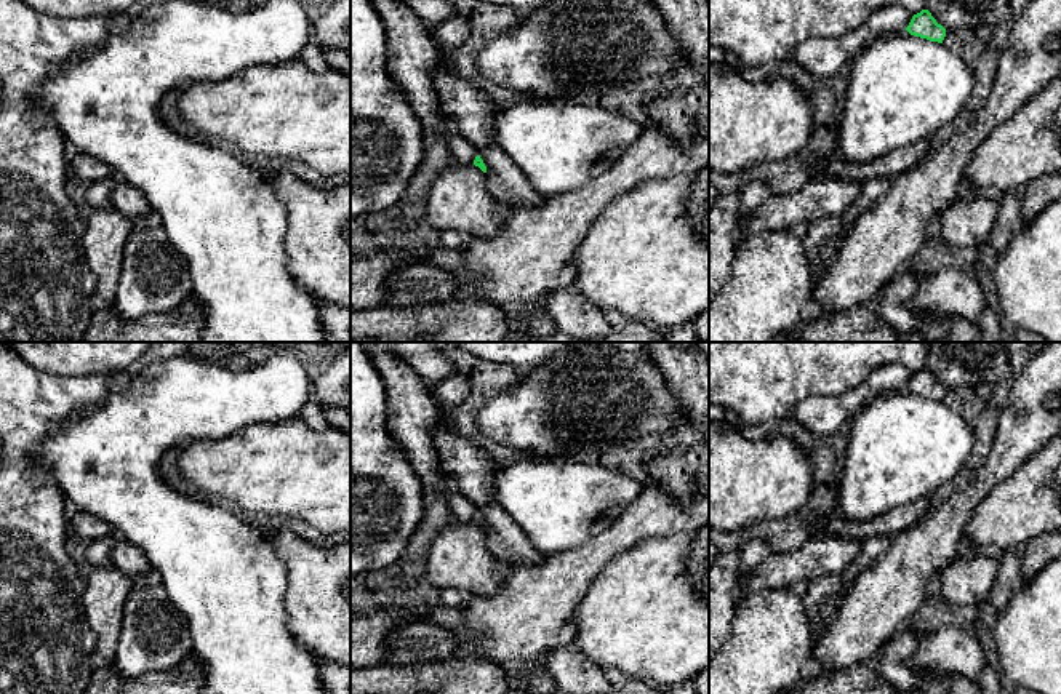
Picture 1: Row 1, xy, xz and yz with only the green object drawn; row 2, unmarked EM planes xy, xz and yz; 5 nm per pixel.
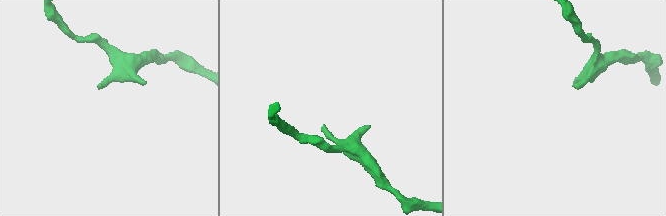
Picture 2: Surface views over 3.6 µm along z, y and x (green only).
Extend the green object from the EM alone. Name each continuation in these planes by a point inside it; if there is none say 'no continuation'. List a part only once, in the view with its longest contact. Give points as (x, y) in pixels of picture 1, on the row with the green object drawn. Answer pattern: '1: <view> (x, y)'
1: xz (463, 152)

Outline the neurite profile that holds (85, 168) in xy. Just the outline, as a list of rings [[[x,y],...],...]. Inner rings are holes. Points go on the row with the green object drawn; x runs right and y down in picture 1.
[[[78,154],[70,162],[67,162],[67,166],[75,179],[88,185],[115,176],[114,168],[86,154]]]

